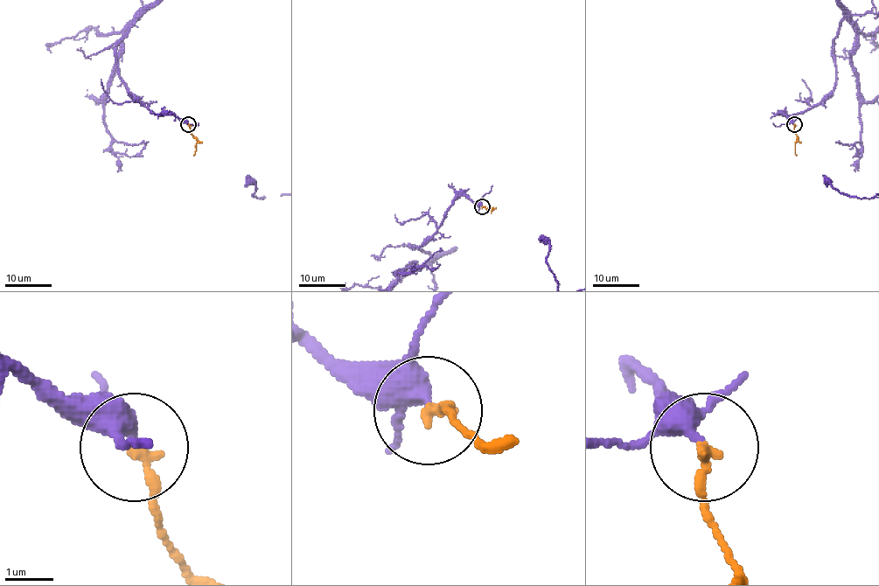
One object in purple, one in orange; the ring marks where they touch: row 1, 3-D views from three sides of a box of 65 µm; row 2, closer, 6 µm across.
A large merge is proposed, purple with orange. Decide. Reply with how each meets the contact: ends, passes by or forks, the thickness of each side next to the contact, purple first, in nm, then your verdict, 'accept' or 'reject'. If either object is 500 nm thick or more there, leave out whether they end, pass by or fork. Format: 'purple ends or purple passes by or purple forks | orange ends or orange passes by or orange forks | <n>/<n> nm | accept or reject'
purple forks | orange ends | 240/240 nm | accept

